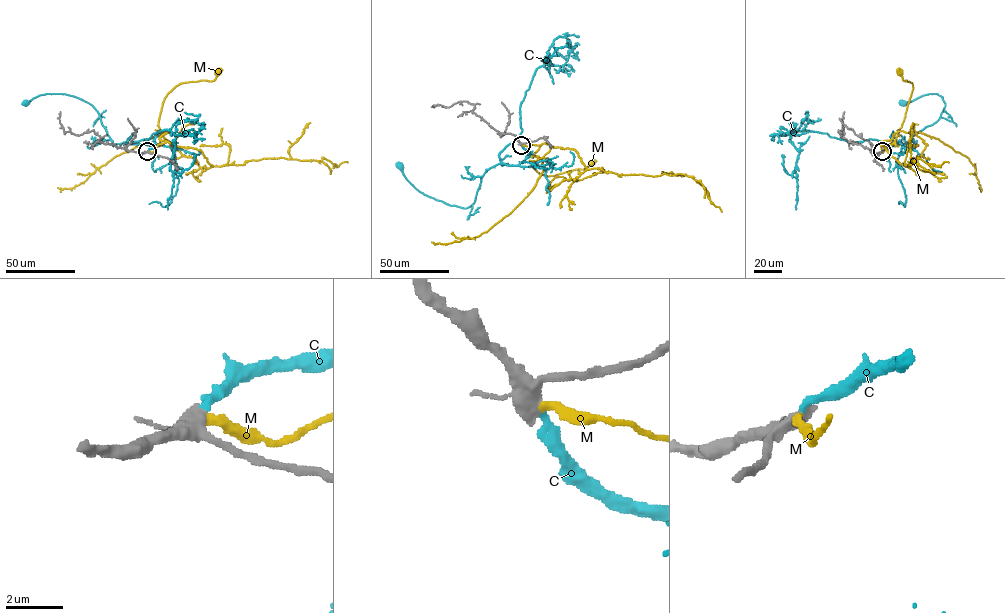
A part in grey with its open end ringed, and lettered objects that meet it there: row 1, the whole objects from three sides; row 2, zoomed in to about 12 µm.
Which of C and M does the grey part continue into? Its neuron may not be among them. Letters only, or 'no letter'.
C

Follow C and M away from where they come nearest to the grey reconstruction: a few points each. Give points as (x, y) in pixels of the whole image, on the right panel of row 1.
C: (882, 150), (902, 144), (900, 142), (906, 146), (914, 135), (939, 119), (945, 105), (937, 94), (903, 101)
M: (881, 151), (880, 142), (890, 145), (895, 140), (912, 93), (912, 84), (904, 81), (900, 72)

